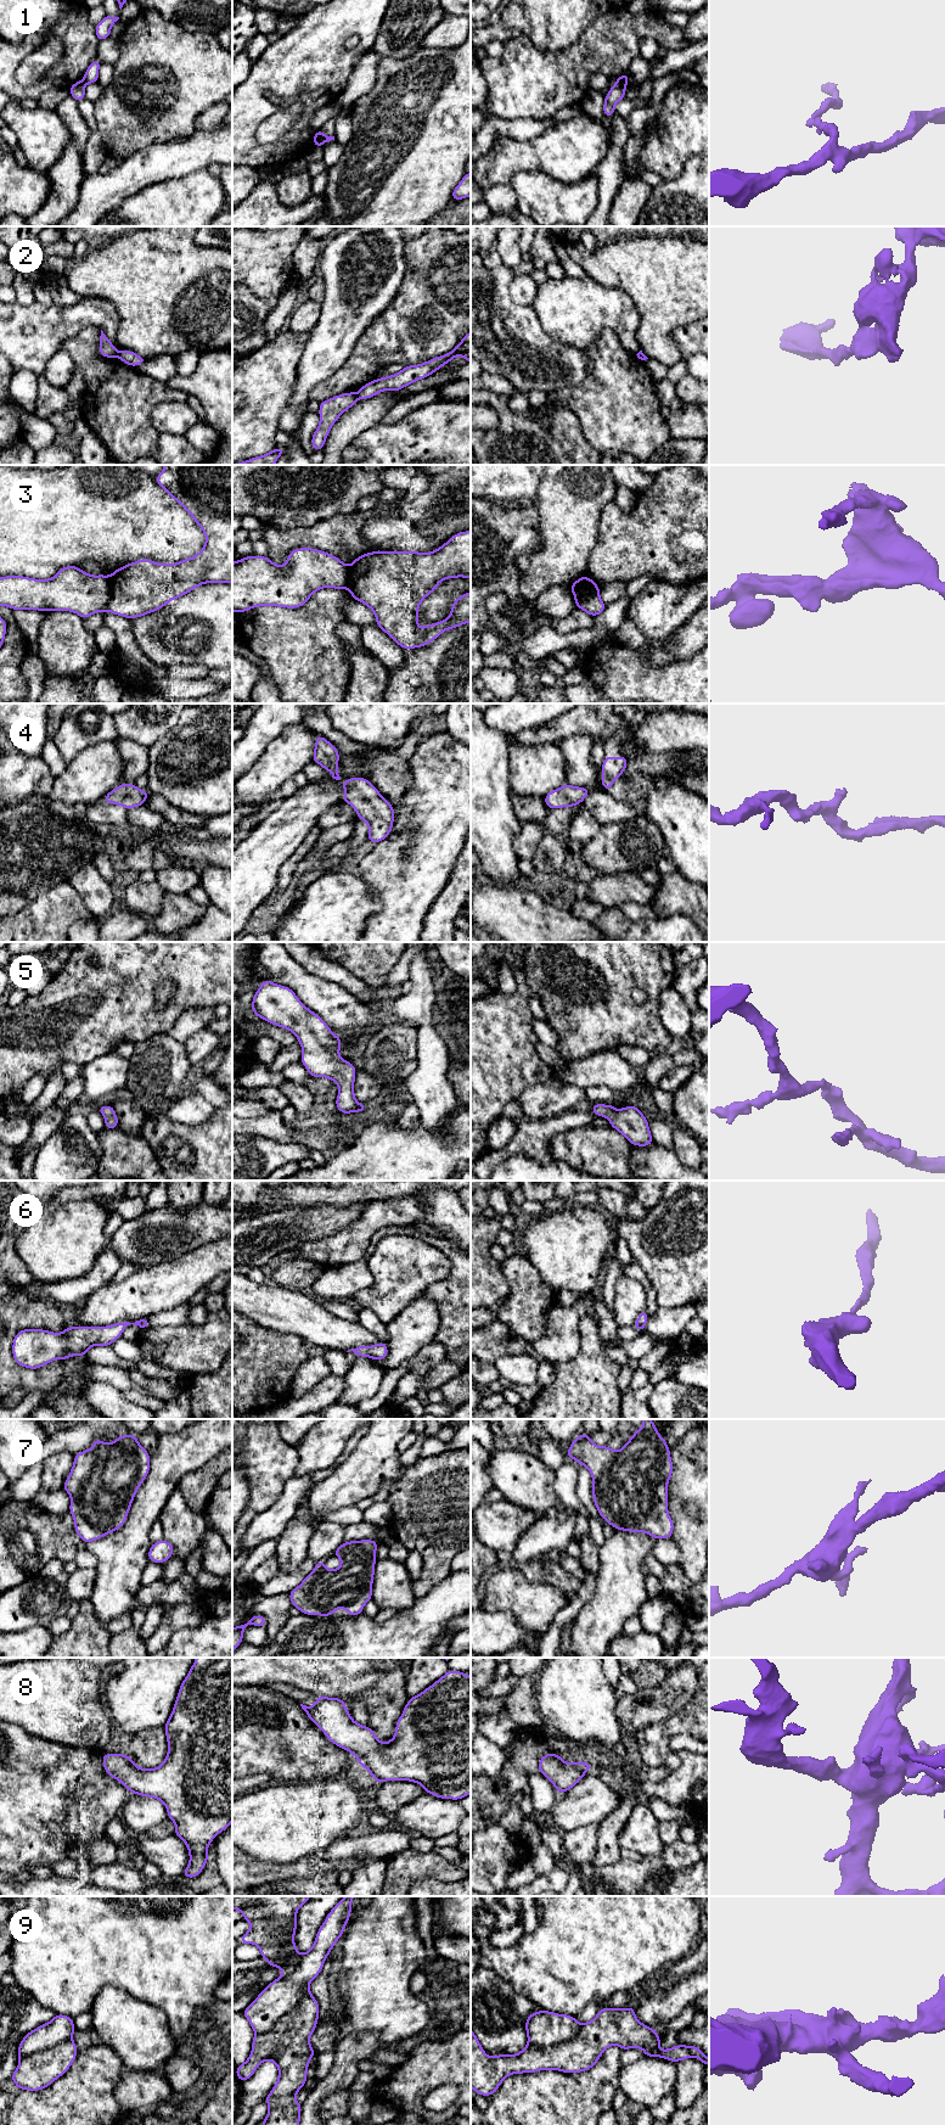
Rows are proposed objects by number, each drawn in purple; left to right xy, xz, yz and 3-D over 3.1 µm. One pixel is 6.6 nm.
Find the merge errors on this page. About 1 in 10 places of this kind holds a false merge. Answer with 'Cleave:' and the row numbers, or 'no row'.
Cleave: 1, 2, 3

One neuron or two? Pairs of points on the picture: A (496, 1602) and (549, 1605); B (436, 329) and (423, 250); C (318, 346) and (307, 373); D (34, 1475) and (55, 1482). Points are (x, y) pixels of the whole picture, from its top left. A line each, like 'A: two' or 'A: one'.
A: one
B: one
C: one
D: two

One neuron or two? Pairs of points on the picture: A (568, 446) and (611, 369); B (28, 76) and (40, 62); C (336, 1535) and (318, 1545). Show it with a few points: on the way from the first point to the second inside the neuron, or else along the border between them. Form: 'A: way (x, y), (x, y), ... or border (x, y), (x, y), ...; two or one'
A: border (556, 408), (568, 408), (575, 415), (594, 449); two
B: way (31, 72), (37, 66); one
C: way (331, 1535), (322, 1543); one

